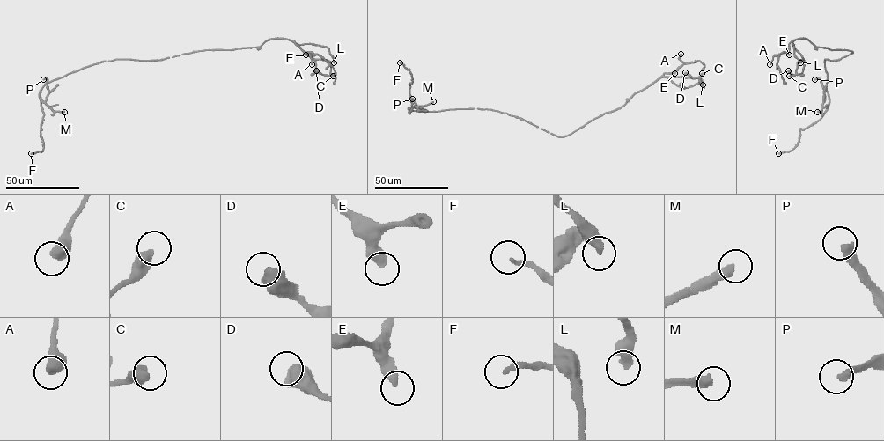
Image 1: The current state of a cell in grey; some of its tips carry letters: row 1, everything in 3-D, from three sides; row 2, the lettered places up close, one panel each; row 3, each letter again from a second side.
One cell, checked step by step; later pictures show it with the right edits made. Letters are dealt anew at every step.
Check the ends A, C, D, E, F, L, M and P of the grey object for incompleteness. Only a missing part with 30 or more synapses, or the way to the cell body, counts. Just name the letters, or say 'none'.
M, P

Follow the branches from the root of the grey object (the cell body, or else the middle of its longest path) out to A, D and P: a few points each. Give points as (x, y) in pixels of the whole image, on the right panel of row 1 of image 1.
A: (839, 59), (852, 52), (816, 47), (807, 39), (798, 38), (789, 44), (787, 52), (774, 56), (769, 64)
D: (839, 59), (852, 52), (816, 47), (798, 38), (792, 45), (803, 59), (795, 74), (788, 70)
P: (839, 59), (824, 61), (828, 80), (823, 101), (821, 83), (819, 78), (814, 79)

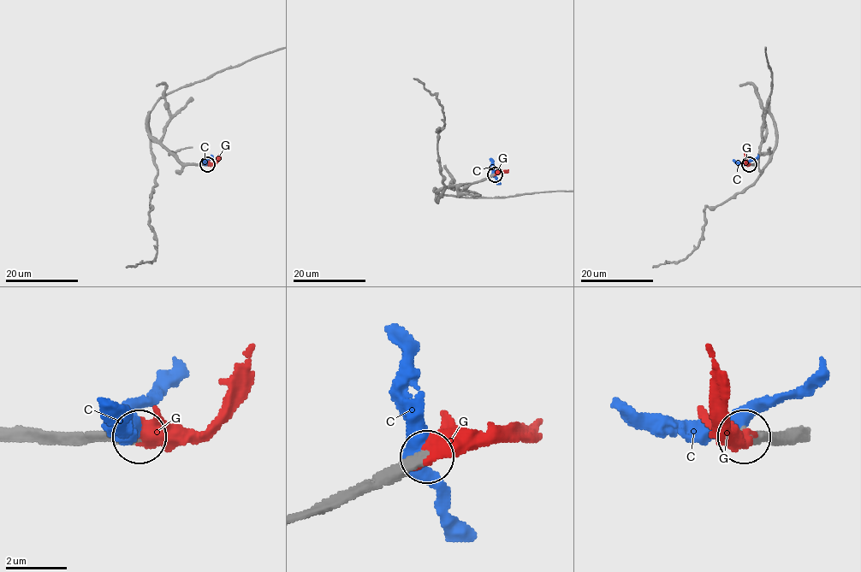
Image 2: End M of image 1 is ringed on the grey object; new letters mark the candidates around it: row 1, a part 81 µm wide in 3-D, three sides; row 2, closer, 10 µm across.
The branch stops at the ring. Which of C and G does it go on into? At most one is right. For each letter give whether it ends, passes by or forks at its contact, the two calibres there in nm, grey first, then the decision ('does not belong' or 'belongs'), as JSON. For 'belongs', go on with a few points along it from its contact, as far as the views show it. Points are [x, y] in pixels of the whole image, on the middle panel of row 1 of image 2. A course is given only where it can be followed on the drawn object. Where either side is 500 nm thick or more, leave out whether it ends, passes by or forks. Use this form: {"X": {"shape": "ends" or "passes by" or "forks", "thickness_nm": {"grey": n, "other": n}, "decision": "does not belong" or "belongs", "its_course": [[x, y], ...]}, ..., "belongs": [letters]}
{"C": {"thickness_nm": {"grey": 440, "other": 500}, "decision": "does not belong"}, "G": {"shape": "ends", "thickness_nm": {"grey": 440, "other": 400}, "decision": "belongs", "its_course": [[493, 175], [507, 170]]}, "belongs": ["G"]}

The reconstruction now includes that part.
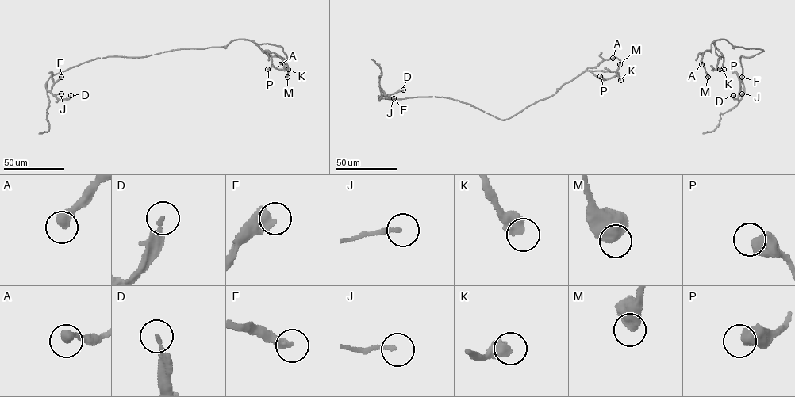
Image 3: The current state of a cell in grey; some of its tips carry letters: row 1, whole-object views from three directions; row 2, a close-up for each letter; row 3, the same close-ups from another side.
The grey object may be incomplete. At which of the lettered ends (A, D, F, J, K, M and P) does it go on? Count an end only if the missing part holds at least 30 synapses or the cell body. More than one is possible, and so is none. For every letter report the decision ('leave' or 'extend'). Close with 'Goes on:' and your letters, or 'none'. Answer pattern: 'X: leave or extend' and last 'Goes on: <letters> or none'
A: leave
D: extend
F: leave
J: leave
K: leave
M: leave
P: leave
Goes on: D

